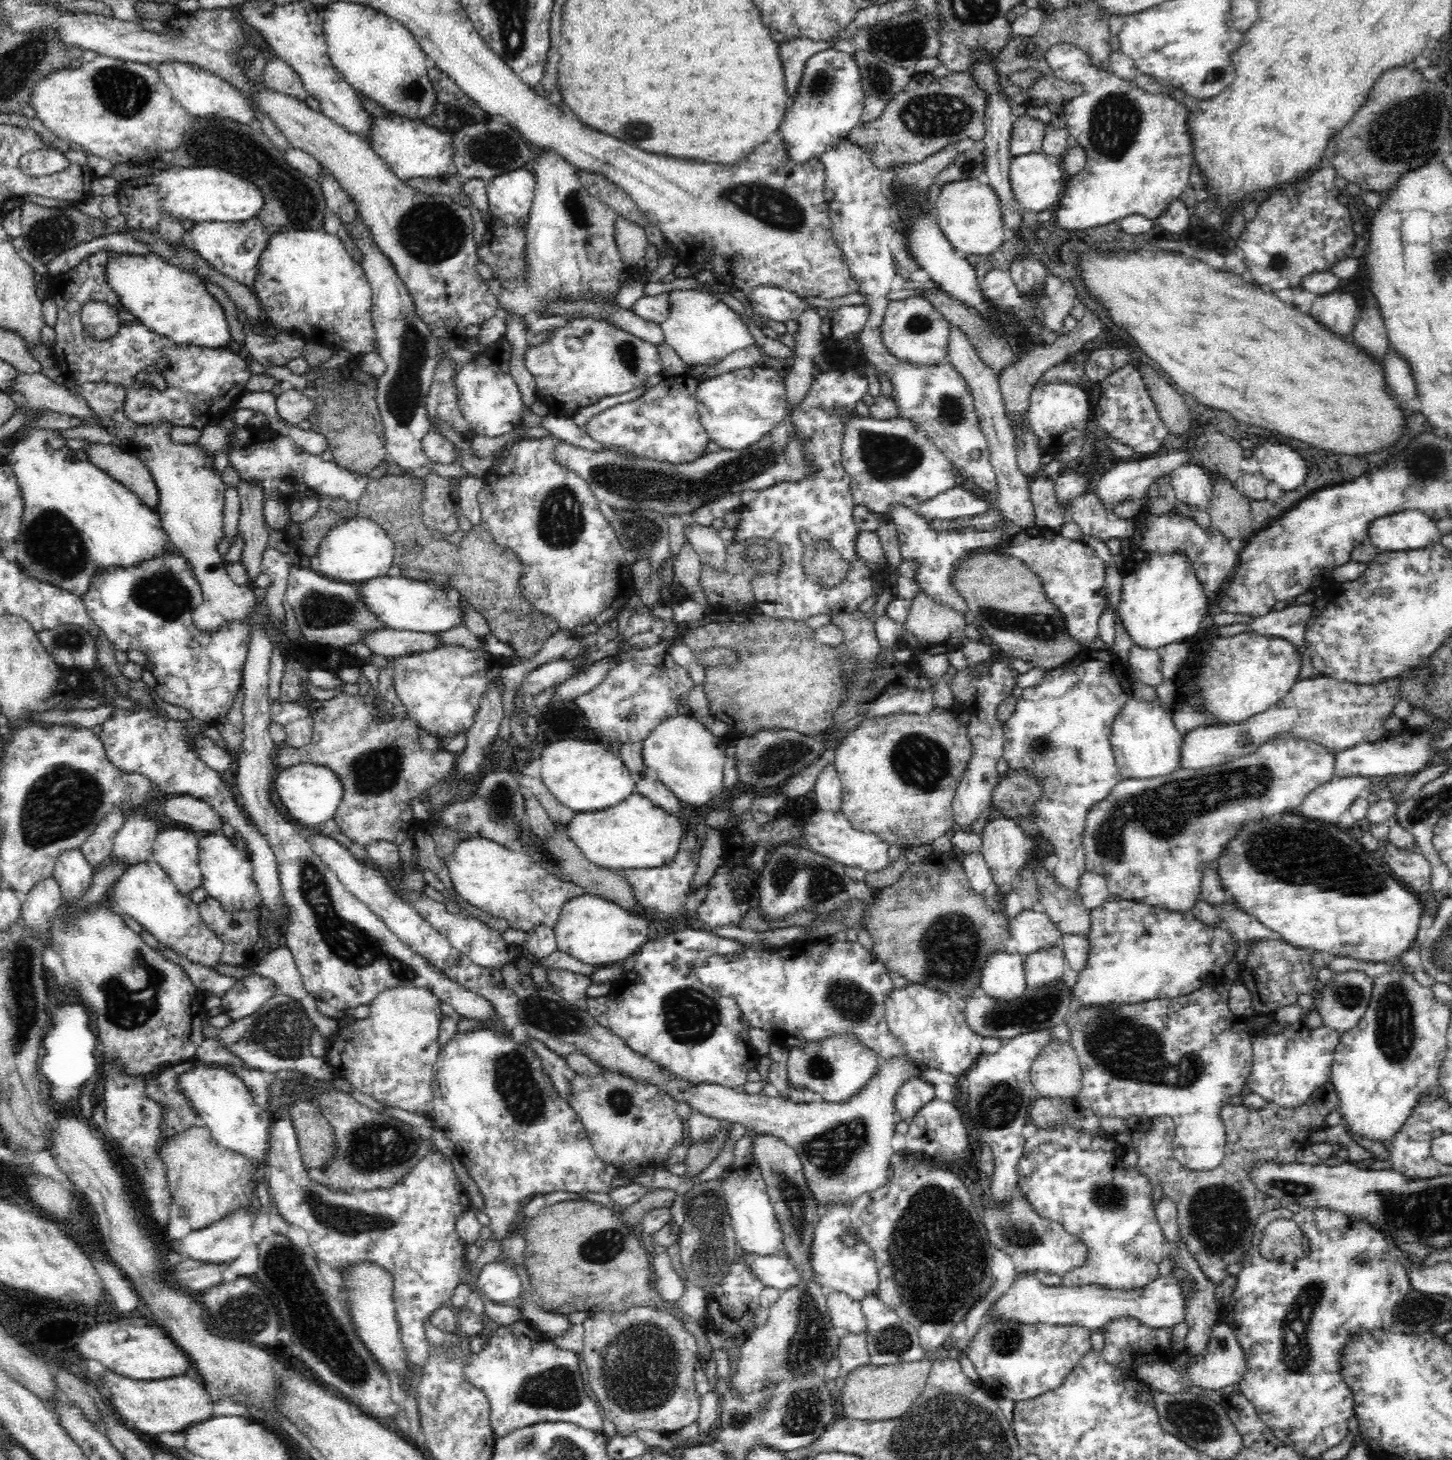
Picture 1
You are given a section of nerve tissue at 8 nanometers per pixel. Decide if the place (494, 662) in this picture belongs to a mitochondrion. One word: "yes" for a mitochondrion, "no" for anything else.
no

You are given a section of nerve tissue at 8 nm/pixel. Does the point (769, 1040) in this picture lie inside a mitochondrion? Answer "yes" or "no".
no

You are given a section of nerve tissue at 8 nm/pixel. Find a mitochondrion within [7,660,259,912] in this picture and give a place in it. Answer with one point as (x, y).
(63, 802)

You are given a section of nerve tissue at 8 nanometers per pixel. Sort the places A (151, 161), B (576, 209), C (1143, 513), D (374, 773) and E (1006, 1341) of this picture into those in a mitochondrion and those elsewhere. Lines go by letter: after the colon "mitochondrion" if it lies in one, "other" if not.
A: other
B: mitochondrion
C: other
D: mitochondrion
E: mitochondrion

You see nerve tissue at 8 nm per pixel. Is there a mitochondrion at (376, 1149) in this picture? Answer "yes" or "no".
yes

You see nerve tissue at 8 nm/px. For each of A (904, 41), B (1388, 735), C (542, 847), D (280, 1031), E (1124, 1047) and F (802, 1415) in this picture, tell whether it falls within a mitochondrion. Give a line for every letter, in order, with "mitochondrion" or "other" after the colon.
A: mitochondrion
B: other
C: mitochondrion
D: mitochondrion
E: mitochondrion
F: mitochondrion

